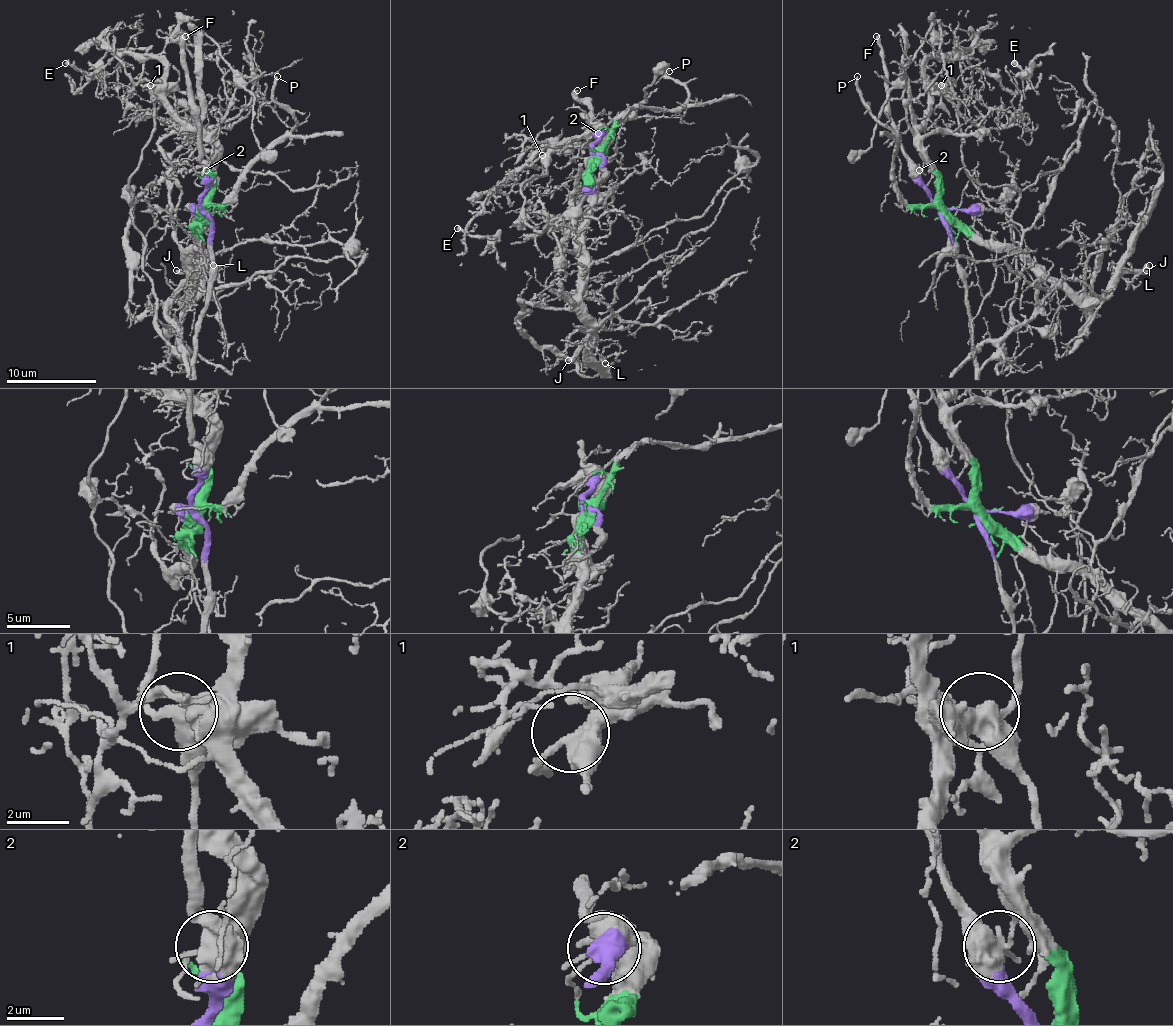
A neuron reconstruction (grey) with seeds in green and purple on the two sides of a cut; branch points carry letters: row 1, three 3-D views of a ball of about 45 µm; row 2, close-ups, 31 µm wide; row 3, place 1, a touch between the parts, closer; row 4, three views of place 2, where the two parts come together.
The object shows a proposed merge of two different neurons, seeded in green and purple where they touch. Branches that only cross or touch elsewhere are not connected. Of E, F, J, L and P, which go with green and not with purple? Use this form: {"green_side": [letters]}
{"green_side": ["E", "J", "L", "P"]}

